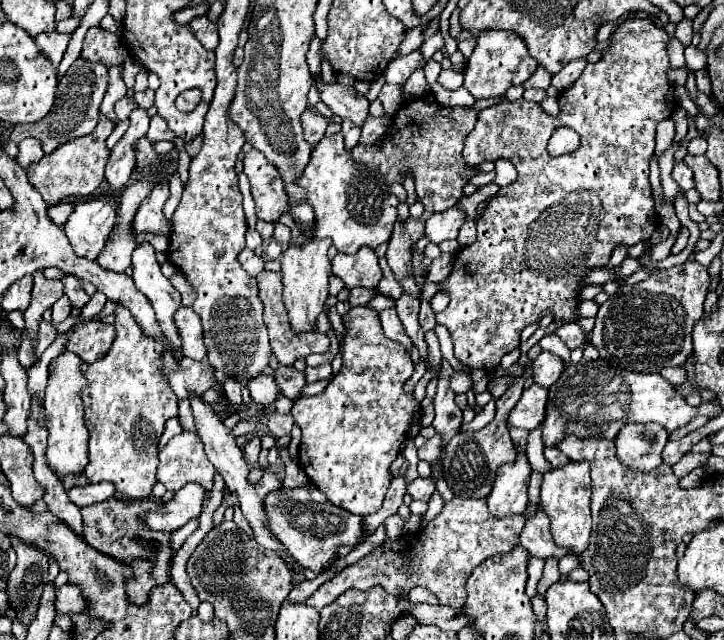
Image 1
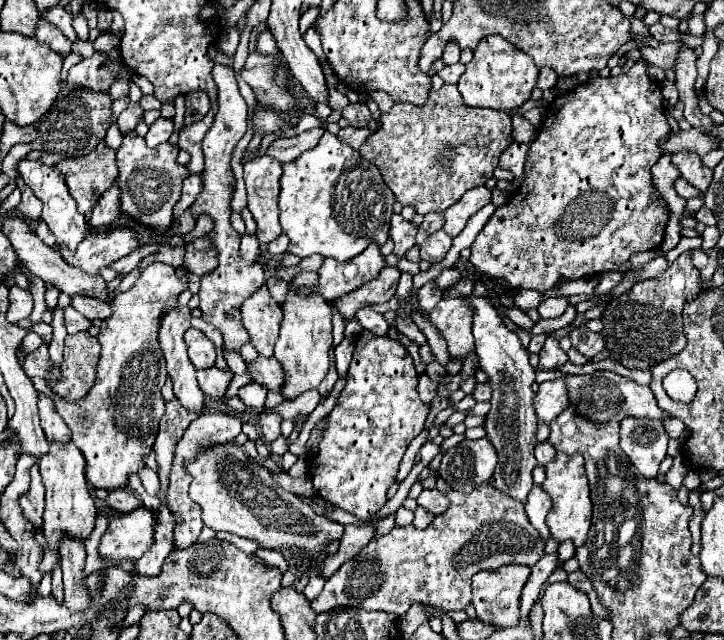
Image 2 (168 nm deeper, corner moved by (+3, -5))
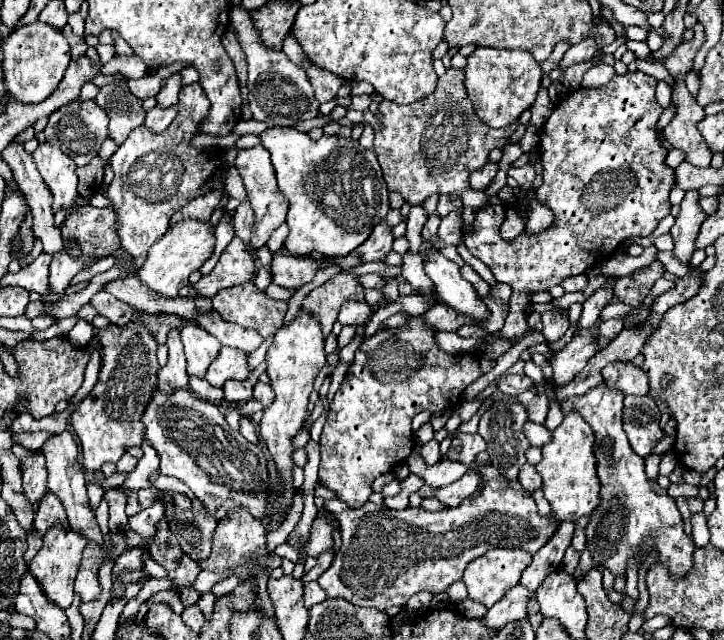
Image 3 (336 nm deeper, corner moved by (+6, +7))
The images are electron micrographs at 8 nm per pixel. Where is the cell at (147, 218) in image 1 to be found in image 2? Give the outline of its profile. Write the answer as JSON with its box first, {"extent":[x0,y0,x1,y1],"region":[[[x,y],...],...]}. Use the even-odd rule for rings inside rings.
{"extent":[55,228,137,274],"region":[[[115,228],[105,236],[89,234],[77,246],[77,250],[69,250],[61,244],[55,244],[55,250],[59,250],[61,258],[69,266],[77,266],[89,274],[99,272],[103,266],[113,264],[115,260],[127,256],[135,248],[137,248],[137,238],[135,238],[135,230],[131,228]]]}

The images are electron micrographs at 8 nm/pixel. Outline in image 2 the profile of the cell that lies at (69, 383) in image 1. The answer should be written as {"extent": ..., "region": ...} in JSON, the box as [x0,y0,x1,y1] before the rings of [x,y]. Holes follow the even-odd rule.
{"extent":[39,444,95,574],"region":[[[61,444],[49,446],[49,456],[43,456],[39,460],[39,470],[43,476],[43,484],[47,488],[45,498],[45,514],[43,514],[43,536],[47,540],[47,548],[41,560],[41,572],[51,574],[55,564],[61,560],[59,546],[65,536],[85,542],[95,526],[95,504],[91,500],[87,480],[85,480],[85,458],[75,448],[75,444],[67,444],[67,448],[61,448]]]}

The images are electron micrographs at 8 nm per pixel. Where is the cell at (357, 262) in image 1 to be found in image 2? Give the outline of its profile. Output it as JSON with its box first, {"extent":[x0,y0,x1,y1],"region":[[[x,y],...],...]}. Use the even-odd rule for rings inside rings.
{"extent":[297,244,385,302],"region":[[[369,244],[361,256],[355,256],[347,262],[325,258],[321,268],[317,270],[317,284],[311,290],[297,288],[297,294],[307,296],[309,292],[317,292],[329,302],[337,300],[337,296],[343,296],[345,292],[353,292],[353,288],[359,288],[361,284],[377,278],[385,268],[385,256],[379,250],[379,244]]]}

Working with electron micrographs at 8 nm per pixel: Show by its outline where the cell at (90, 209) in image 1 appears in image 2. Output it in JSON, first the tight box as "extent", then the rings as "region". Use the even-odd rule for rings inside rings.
{"extent":[19,160,89,248],"region":[[[23,160],[19,164],[19,174],[23,178],[23,182],[33,190],[33,194],[43,202],[43,212],[41,212],[41,220],[49,226],[49,230],[55,234],[57,244],[65,244],[67,248],[77,248],[77,244],[89,234],[89,226],[83,214],[77,212],[77,204],[73,200],[73,196],[69,194],[69,188],[63,182],[63,172],[57,170],[55,166],[45,166],[41,160],[31,162],[31,160]]]}

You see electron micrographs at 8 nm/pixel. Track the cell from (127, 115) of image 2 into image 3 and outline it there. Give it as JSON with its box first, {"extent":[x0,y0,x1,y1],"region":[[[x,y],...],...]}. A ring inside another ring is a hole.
{"extent":[96,82,146,144],"region":[[[122,82],[102,86],[96,100],[98,106],[102,106],[110,116],[108,132],[116,144],[122,144],[126,136],[144,122],[146,112],[142,110],[142,102],[134,98],[132,92]]]}

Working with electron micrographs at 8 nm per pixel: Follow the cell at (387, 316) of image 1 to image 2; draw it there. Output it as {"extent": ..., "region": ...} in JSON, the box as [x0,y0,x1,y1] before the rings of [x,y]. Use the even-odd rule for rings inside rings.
{"extent":[355,308,389,336],"region":[[[361,308],[361,312],[357,312],[355,318],[363,326],[363,330],[373,332],[375,336],[385,336],[387,330],[389,330],[387,320],[381,314],[377,314],[375,310],[371,310],[371,308]]]}

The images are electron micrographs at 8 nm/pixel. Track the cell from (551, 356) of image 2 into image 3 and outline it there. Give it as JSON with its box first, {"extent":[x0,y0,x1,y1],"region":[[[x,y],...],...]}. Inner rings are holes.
{"extent":[531,303,570,344],"region":[[[531,303],[532,310],[538,310],[542,314],[542,336],[546,338],[548,344],[560,340],[564,336],[564,332],[570,328],[568,318],[560,316],[560,310],[554,308],[552,304],[534,304]]]}

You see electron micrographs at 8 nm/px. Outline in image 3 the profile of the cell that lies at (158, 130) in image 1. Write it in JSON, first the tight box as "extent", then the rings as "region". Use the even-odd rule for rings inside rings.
{"extent":[144,106,178,134],"region":[[[170,106],[170,108],[152,108],[146,114],[144,126],[150,128],[152,132],[160,134],[160,132],[164,132],[170,126],[170,122],[176,118],[176,114],[178,114],[178,108],[176,106]]]}

